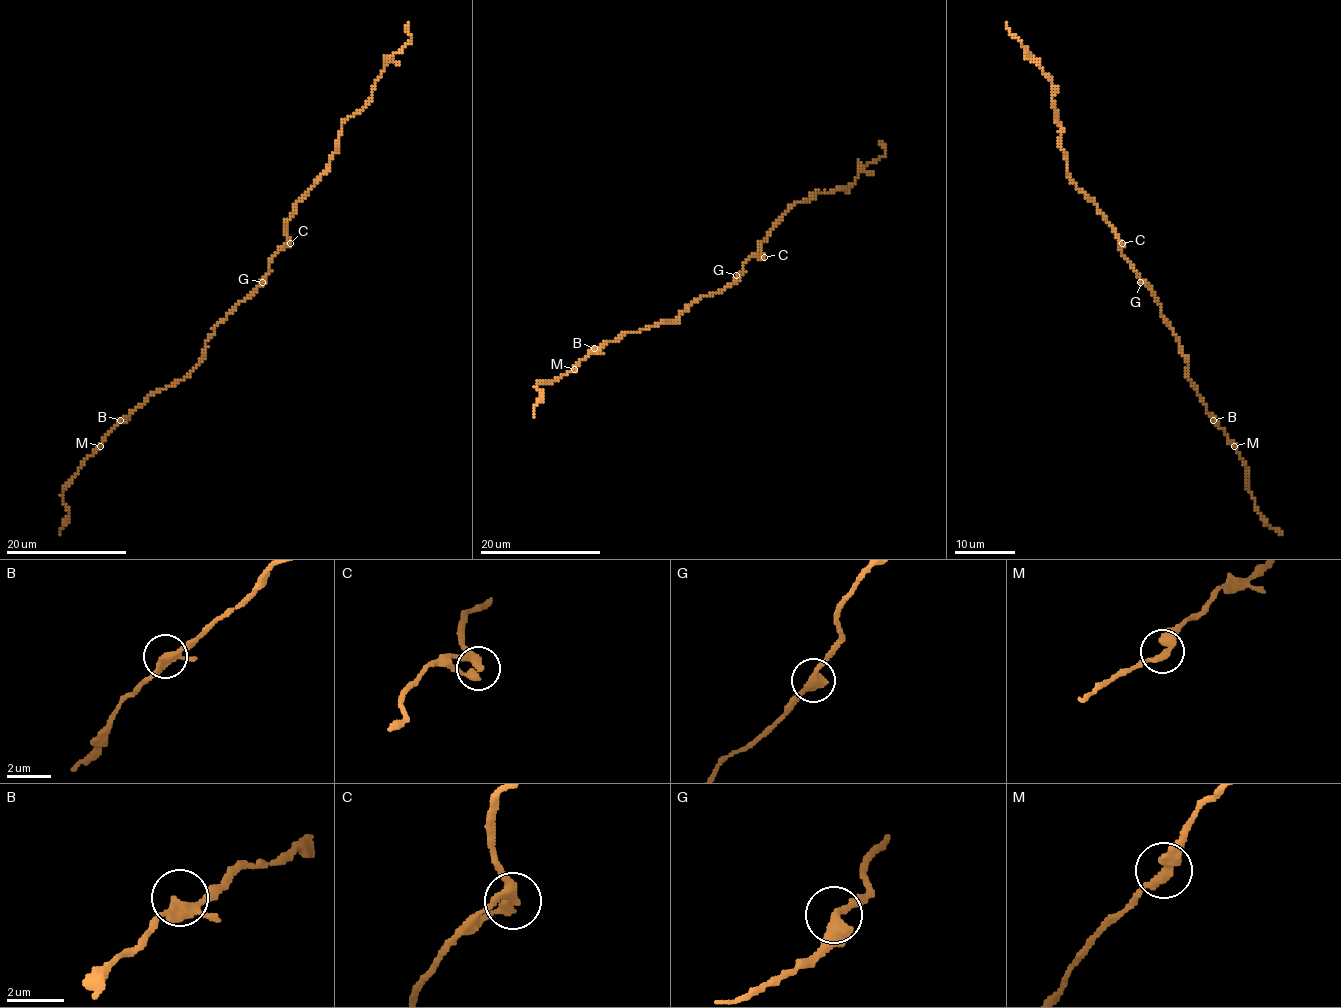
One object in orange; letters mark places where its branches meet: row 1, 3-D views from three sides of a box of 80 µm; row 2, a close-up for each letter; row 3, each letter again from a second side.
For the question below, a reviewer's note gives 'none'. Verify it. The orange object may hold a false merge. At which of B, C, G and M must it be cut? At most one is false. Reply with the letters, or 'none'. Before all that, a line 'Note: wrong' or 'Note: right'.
Note: right
none

